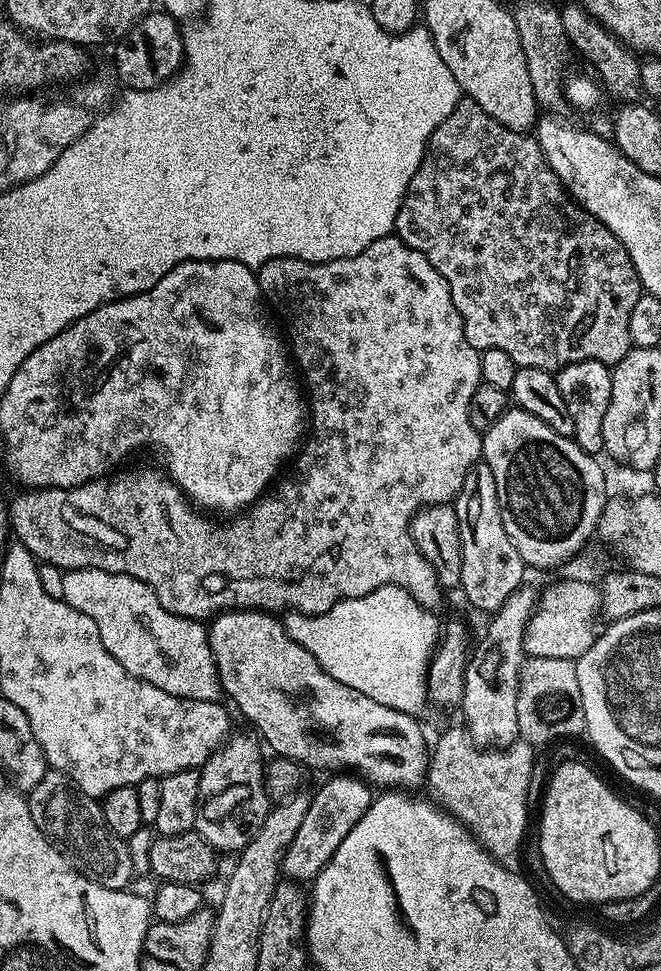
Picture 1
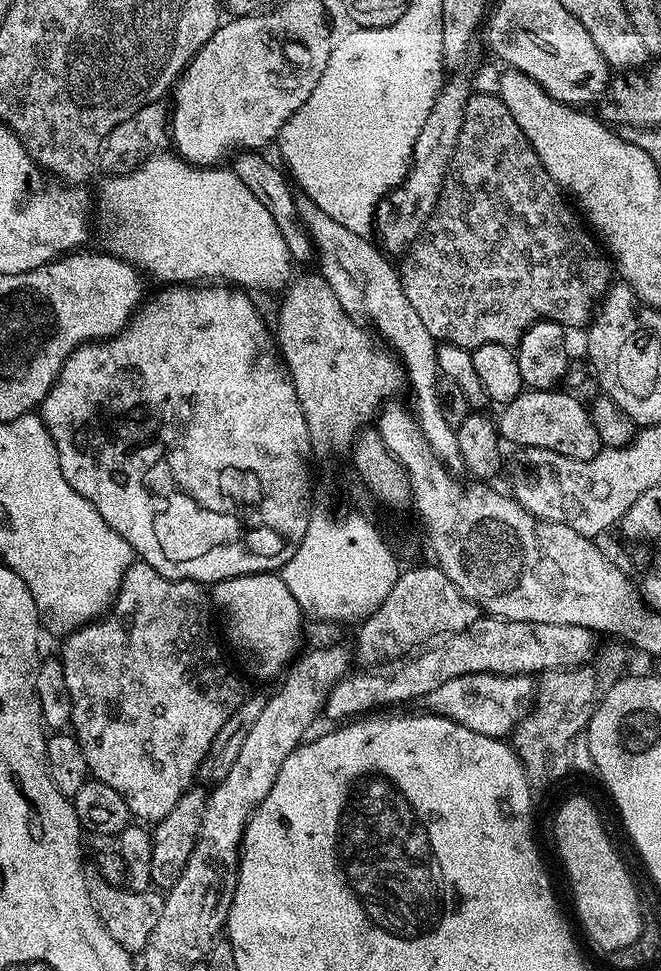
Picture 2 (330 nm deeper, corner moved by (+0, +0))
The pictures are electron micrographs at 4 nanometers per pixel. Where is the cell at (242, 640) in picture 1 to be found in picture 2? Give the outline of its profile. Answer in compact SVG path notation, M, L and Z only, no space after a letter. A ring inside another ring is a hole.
M256 572L253 576L235 576L229 580L217 580L211 585L210 599L217 613L224 612L224 632L228 635L229 642L236 647L237 654L252 667L254 675L279 677L293 663L297 655L296 647L300 644L302 609L280 575Z

